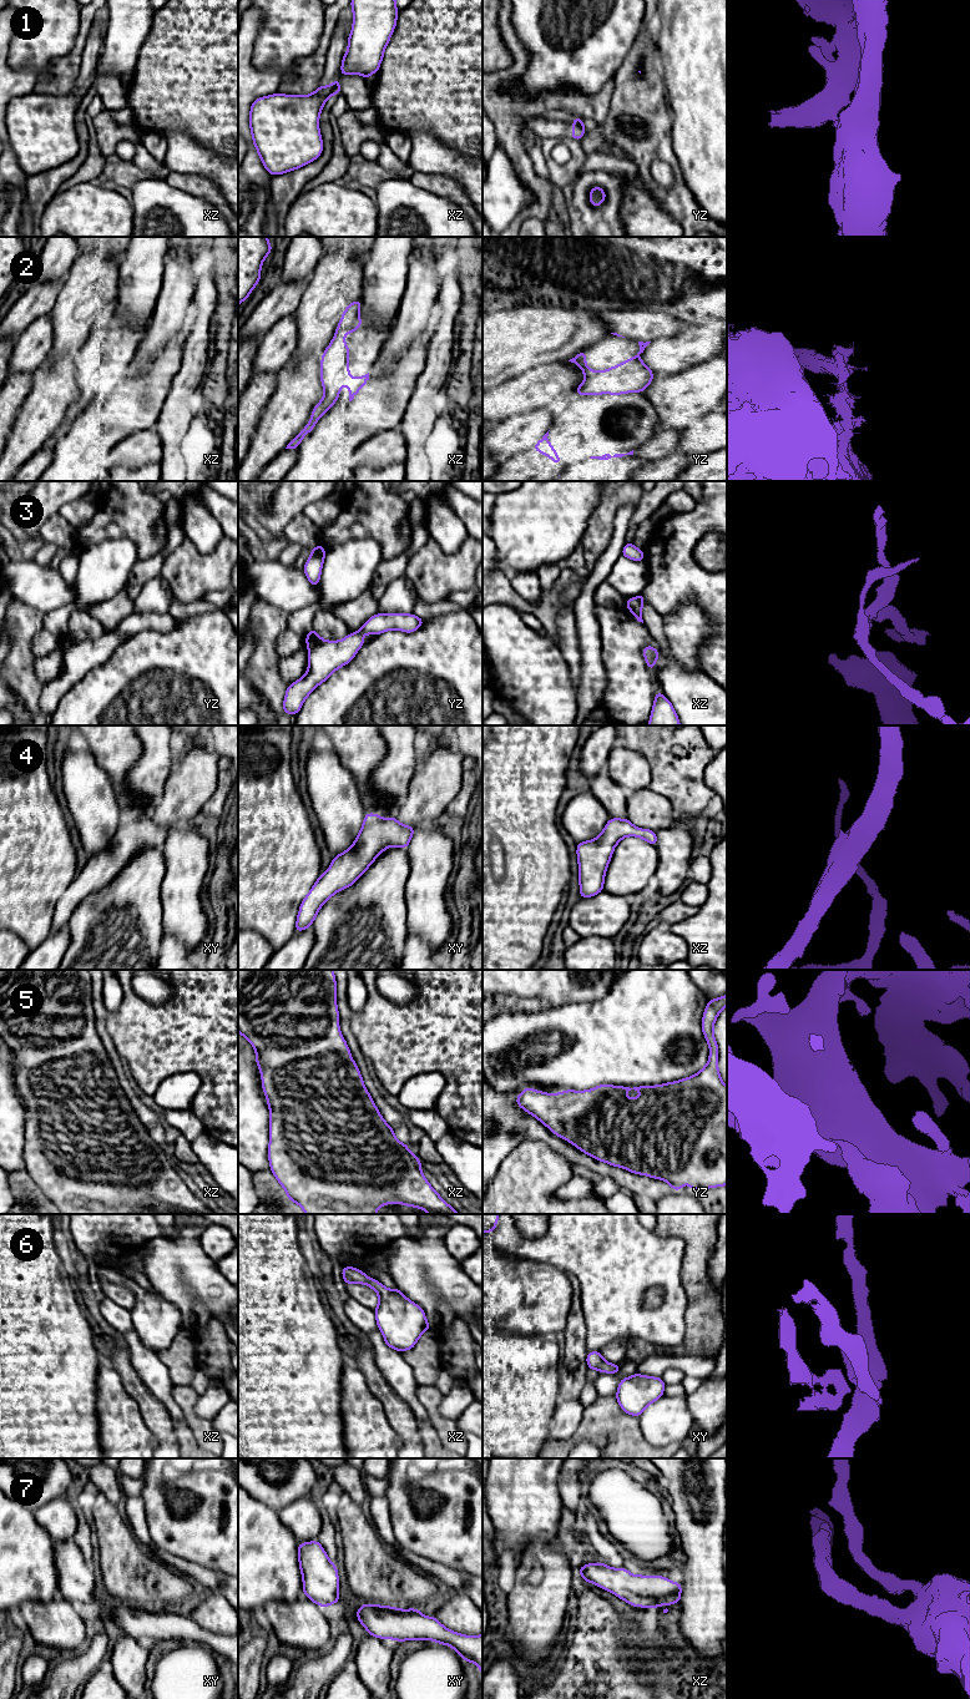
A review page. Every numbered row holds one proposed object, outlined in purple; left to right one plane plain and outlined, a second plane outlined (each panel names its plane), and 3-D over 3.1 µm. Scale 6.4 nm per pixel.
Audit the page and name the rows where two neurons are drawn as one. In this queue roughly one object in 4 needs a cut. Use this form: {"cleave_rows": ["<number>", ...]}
{"cleave_rows": ["1", "2", "3", "6"]}

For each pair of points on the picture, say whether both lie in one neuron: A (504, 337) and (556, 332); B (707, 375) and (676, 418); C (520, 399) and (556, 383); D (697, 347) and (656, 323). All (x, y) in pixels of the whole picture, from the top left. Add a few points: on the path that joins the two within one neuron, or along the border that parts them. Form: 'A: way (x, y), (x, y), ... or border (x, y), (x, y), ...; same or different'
A: way (516, 337), (544, 333); same
B: way (701, 385), (680, 408); same
C: way (529, 390), (547, 383); same
D: border (681, 330), (651, 342); different

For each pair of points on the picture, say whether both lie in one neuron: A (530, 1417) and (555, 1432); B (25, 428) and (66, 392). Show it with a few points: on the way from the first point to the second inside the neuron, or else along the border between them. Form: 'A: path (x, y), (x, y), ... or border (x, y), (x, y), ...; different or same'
A: border (557, 1401), (547, 1439); different
B: path (35, 419), (56, 398); same

